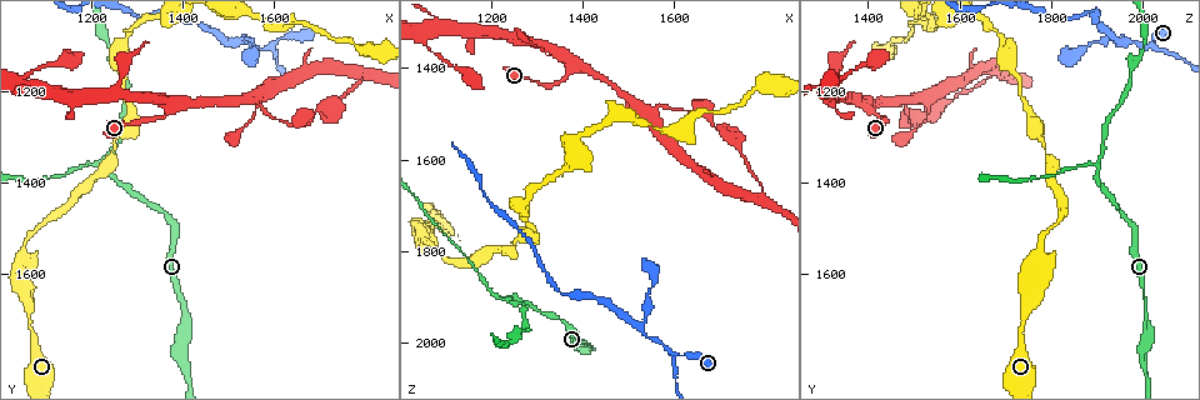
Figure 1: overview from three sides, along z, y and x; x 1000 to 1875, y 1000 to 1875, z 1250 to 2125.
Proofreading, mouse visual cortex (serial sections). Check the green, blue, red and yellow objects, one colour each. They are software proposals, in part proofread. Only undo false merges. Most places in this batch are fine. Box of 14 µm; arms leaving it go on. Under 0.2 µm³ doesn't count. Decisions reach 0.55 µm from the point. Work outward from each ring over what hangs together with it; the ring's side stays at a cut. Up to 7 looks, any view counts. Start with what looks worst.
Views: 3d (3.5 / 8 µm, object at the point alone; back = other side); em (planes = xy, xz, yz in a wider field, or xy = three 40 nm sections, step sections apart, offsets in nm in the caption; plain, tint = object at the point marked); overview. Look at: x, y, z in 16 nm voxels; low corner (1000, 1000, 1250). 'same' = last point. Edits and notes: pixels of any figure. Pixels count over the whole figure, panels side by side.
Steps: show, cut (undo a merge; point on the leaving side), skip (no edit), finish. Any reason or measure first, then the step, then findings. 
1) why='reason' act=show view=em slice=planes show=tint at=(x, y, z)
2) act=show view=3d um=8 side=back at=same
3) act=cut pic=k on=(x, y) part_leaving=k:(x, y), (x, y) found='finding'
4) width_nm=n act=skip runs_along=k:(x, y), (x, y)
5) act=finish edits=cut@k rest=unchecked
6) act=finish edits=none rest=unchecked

why='sharp bend' act=show view=3d um=3.5 at=(1600, 1090, 2025)

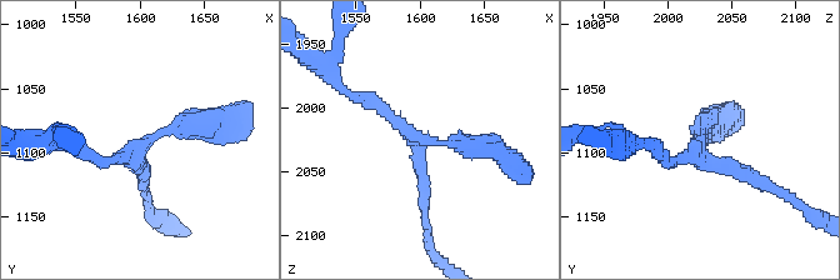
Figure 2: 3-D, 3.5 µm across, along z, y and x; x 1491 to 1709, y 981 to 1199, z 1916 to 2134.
why='need the tissue' act=show view=em slice=xy step=3 show=tint at=(1604, 1092, 2026)

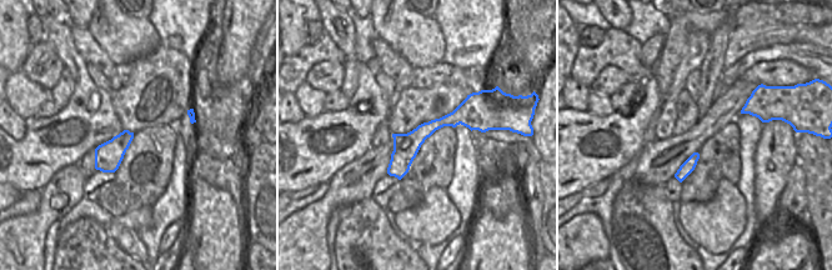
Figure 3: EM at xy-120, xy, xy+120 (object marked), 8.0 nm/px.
act=show view=em slice=planes show=tint at=same

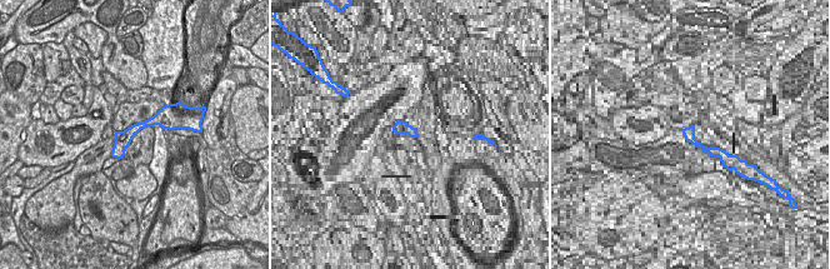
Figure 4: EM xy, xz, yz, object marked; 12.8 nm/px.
act=skip runs_along=4:(169, 124), (139, 125), (115, 154) found='continuous, no second cell'

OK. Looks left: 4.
why='arms part here' act=show view=3d um=3.5 at=(1240, 1365, 1900)

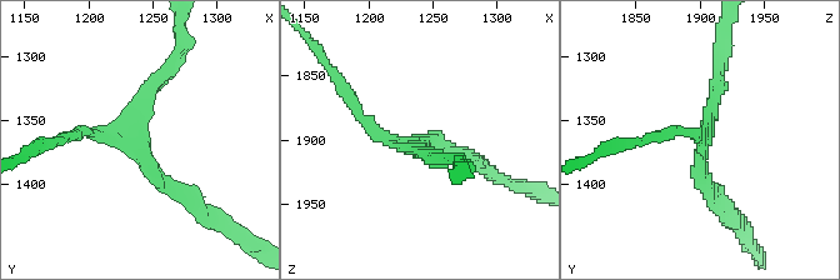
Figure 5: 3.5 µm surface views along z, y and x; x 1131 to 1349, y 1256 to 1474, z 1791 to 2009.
arms=3 arm_widths_nm=150,150,200 act=skip runs_along=5:(718, 196), (698, 165), (718, 70) found='one cell here'

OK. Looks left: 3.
why='thick turns thin' act=show view=3d um=3.5 at=(1640, 1270, 1495)

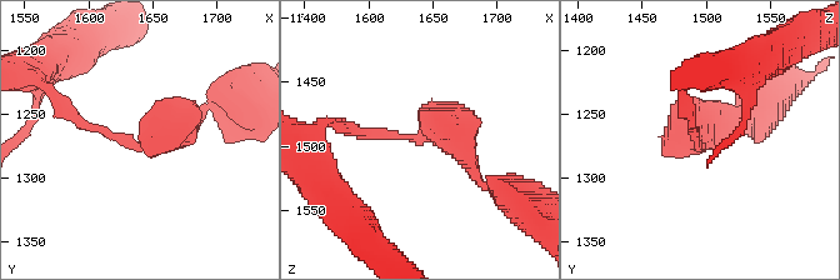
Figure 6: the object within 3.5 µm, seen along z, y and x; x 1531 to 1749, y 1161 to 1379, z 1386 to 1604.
arm_widths_nm=150,300 why='need the tissue' act=show view=em slice=planes show=plain at=(1646, 1274, 1494)

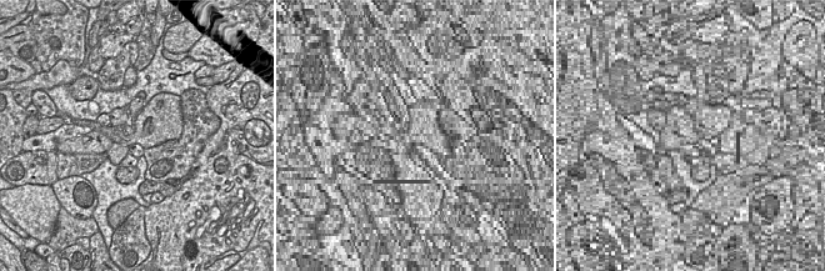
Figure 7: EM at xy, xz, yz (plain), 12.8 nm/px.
act=show view=em slice=planes show=tint at=same

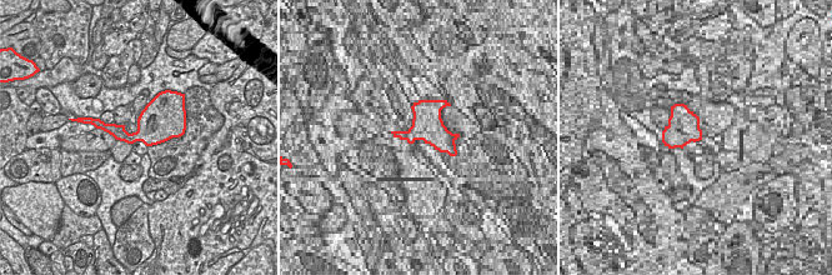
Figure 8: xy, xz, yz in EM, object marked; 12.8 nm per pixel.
act=skip found='one cell here'

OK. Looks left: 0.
act=finish edits=none rest=unchecked

